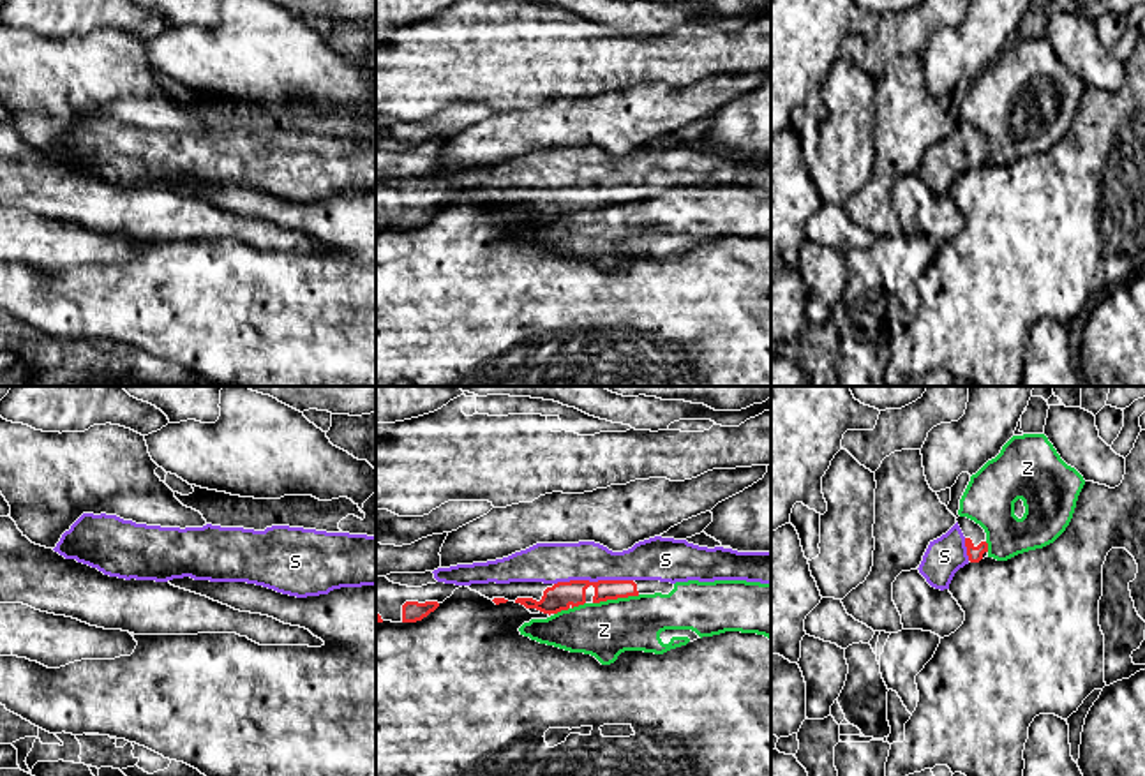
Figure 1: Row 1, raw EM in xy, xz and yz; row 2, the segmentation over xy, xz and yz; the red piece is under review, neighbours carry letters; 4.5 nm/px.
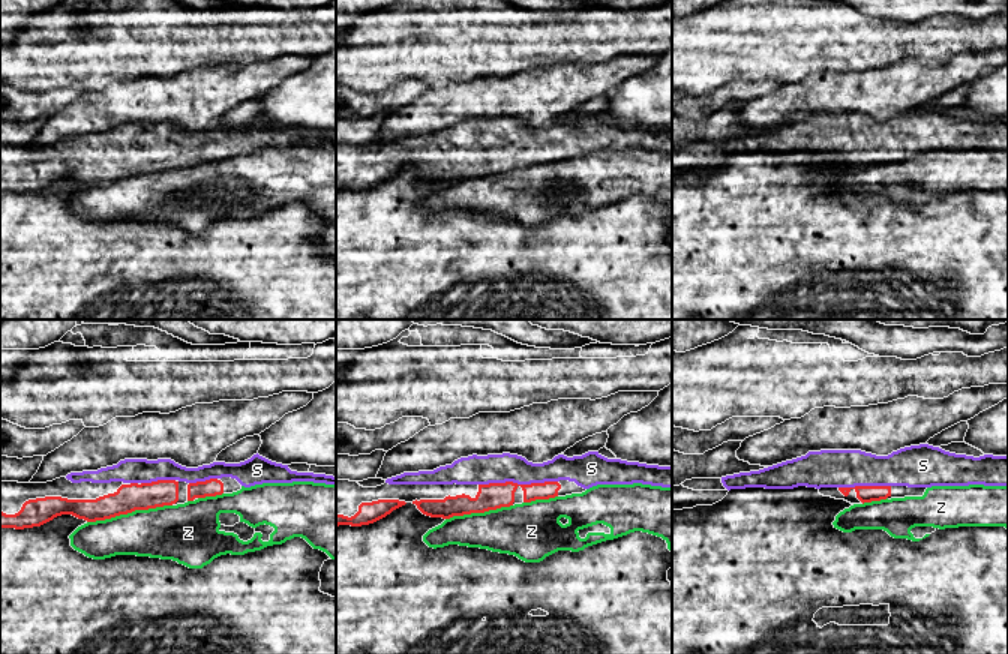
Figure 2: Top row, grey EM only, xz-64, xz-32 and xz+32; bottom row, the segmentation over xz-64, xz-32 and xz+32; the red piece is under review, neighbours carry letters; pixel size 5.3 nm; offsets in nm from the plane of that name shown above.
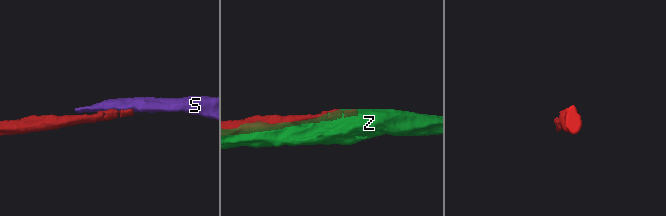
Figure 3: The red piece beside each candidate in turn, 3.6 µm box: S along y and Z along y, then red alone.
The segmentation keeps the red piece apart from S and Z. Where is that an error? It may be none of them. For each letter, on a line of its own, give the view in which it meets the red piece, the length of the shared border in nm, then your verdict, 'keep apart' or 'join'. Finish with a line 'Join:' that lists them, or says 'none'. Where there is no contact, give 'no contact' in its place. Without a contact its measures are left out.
S: xz | 360 nm | join
Z: xz | 220 nm | keep apart
Join: S

